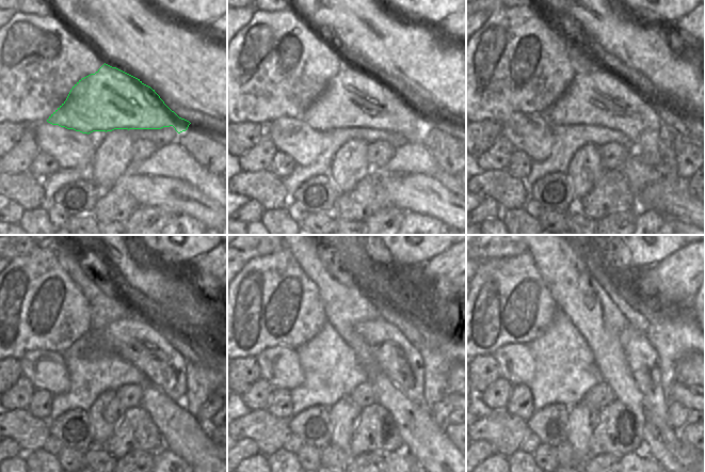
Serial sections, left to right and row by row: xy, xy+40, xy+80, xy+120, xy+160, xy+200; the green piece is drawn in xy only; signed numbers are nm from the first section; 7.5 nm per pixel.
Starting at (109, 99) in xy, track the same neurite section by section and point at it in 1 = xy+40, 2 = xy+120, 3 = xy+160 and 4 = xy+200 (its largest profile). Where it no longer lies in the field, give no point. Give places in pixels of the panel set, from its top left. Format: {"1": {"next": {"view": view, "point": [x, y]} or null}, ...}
{"1": {"next": {"view": "xy+40", "point": [358, 98]}}, "2": {"next": {"view": "xy+120", "point": [140, 343]}}, "3": {"next": {"view": "xy+160", "point": [399, 360]}}, "4": {"next": {"view": "xy+200", "point": [643, 361]}}}

